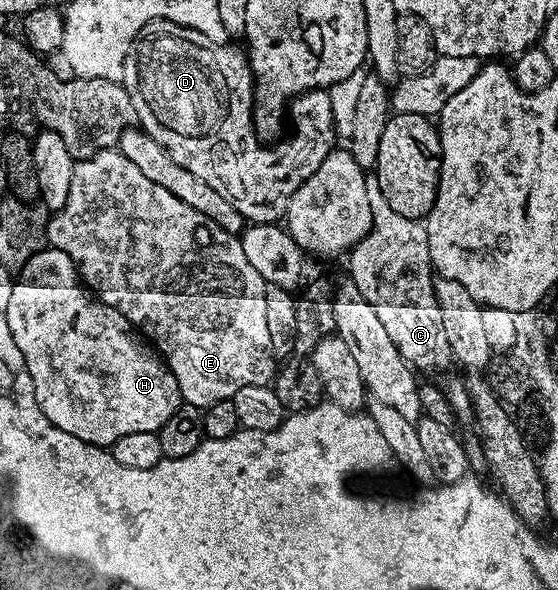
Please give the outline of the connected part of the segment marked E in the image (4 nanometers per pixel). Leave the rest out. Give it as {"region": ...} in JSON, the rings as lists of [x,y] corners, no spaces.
{"region":[[[120,150],[100,152],[86,160],[76,161],[71,174],[71,190],[67,190],[67,202],[50,216],[53,217],[50,220],[48,217],[43,228],[43,236],[48,247],[63,250],[63,254],[67,254],[67,258],[71,258],[71,262],[77,268],[78,276],[81,277],[90,293],[107,306],[114,308],[119,314],[127,317],[130,325],[138,333],[143,334],[144,339],[160,353],[165,361],[165,367],[171,370],[171,374],[179,386],[182,401],[188,407],[204,410],[215,402],[232,400],[234,394],[243,390],[243,386],[269,384],[274,379],[279,364],[272,354],[270,332],[266,325],[264,294],[267,285],[262,276],[256,272],[255,266],[251,266],[251,262],[247,262],[247,254],[243,254],[240,239],[234,233],[223,230],[223,226],[219,226],[211,218],[207,218],[207,214],[203,214],[199,210],[191,210],[191,206],[187,206],[187,202],[179,202],[179,198],[175,198],[175,194],[171,194],[169,190],[163,190],[163,186],[155,186],[155,182],[151,182],[151,178],[146,178],[135,167],[135,162],[128,160]]]}

